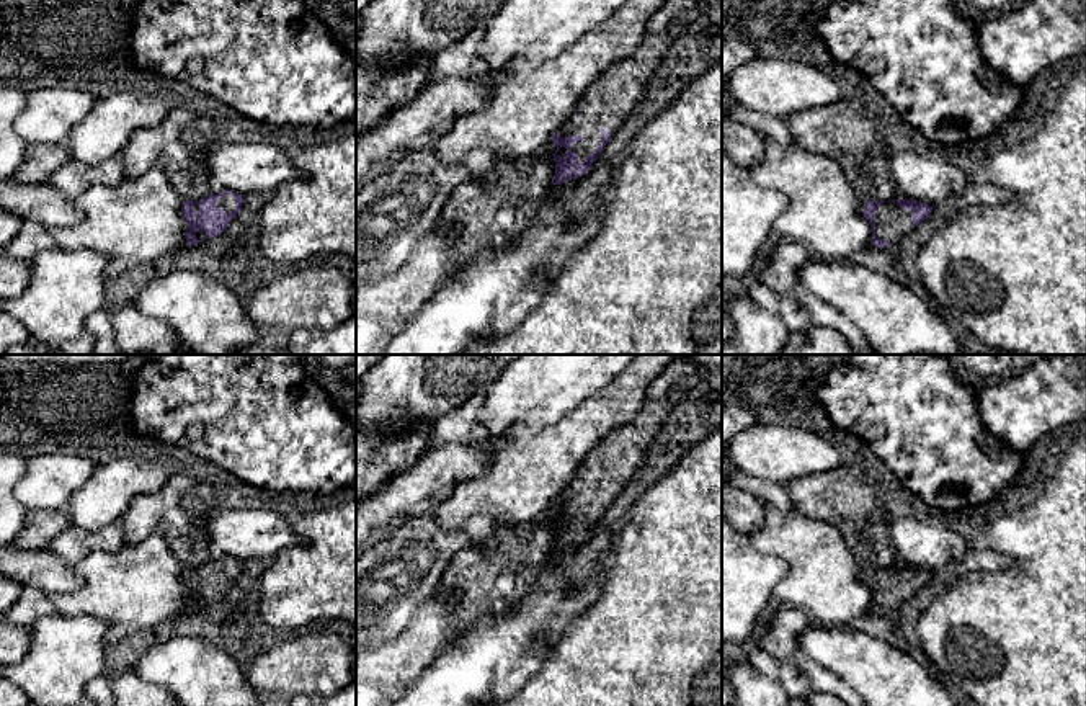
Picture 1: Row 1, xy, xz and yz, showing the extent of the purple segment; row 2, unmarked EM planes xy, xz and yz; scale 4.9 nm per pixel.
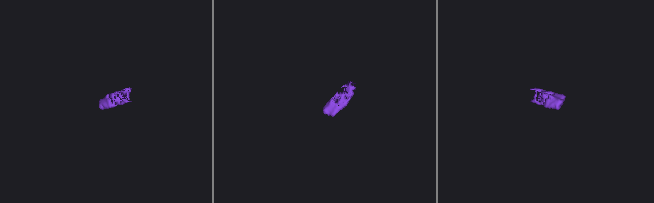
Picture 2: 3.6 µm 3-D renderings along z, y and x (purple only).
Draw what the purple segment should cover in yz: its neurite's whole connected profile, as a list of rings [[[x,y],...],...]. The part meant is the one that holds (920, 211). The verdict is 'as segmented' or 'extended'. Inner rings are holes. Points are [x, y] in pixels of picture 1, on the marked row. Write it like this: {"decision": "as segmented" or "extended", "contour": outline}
{"decision": "extended", "contour": [[[915,199],[864,201],[862,216],[870,224],[870,244],[880,248],[890,247],[928,219],[932,209]]]}

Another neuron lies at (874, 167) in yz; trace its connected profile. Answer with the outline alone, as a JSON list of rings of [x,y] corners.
[[[841,100],[786,118],[794,144],[835,160],[864,201],[908,199],[890,175],[888,134],[866,108]]]

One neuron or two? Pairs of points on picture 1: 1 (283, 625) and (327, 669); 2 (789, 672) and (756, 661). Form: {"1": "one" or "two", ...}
{"1": "two", "2": "one"}

